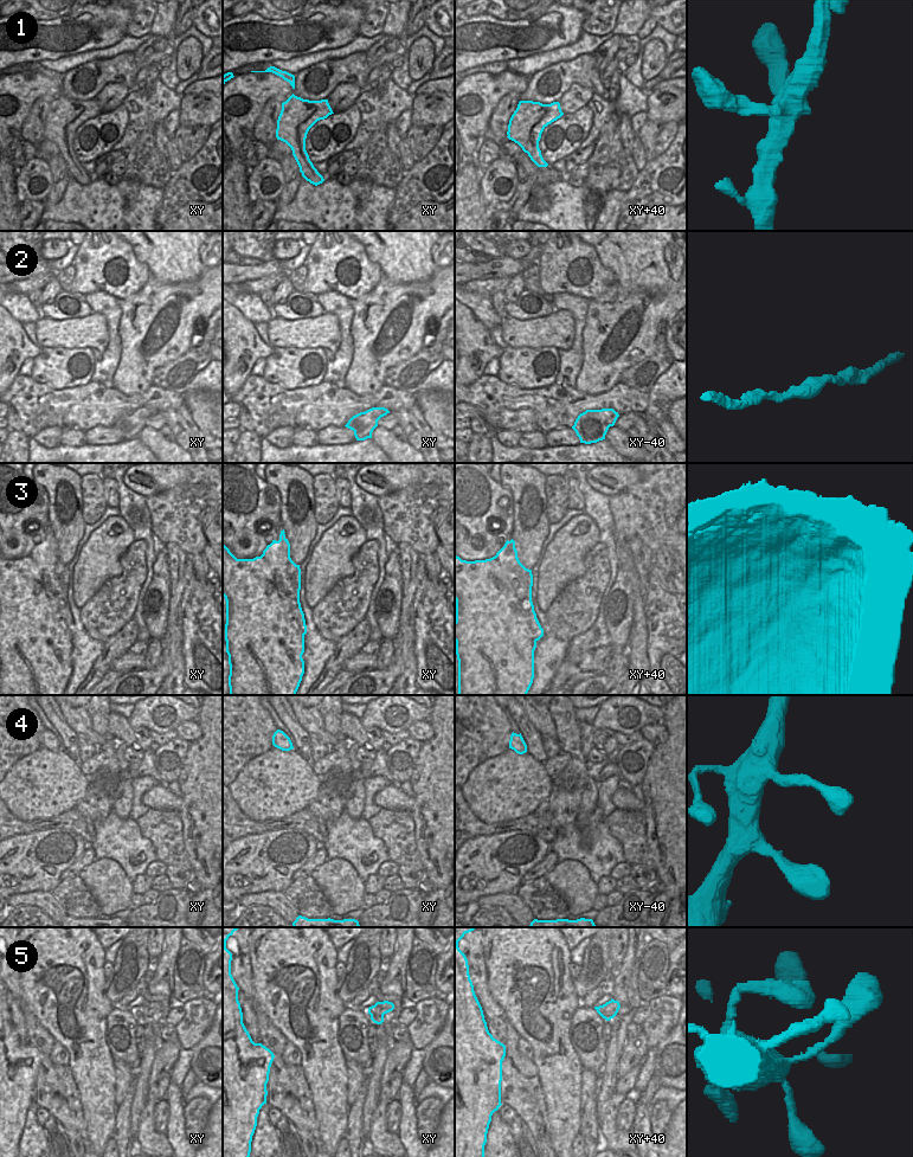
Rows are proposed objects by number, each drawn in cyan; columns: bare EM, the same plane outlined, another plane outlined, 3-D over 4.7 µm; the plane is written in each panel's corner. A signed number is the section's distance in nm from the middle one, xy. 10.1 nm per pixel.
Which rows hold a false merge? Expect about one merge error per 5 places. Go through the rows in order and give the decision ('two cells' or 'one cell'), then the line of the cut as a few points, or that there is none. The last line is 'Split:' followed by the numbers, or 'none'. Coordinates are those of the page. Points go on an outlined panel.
1: one cell; no cut
2: one cell; no cut
3: two cells; cut in xy+40 along (538, 621), (537, 625), (526, 629), (528, 635), (535, 641)
4: one cell; no cut
5: one cell; no cut
Split: 3

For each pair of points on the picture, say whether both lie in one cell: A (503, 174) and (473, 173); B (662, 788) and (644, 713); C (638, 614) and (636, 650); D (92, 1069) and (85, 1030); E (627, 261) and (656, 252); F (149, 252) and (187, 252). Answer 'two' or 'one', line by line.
A: two
B: two
C: one
D: one
E: one
F: one

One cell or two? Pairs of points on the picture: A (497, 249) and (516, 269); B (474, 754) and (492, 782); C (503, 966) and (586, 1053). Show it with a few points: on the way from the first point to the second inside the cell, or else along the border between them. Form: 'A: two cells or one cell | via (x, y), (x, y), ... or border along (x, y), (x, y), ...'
A: two cells | border along (506, 255), (499, 258), (490, 258)
B: two cells | border along (505, 751), (486, 758), (467, 778)
C: two cells | border along (577, 1008), (570, 1027), (570, 1042), (580, 1061)

